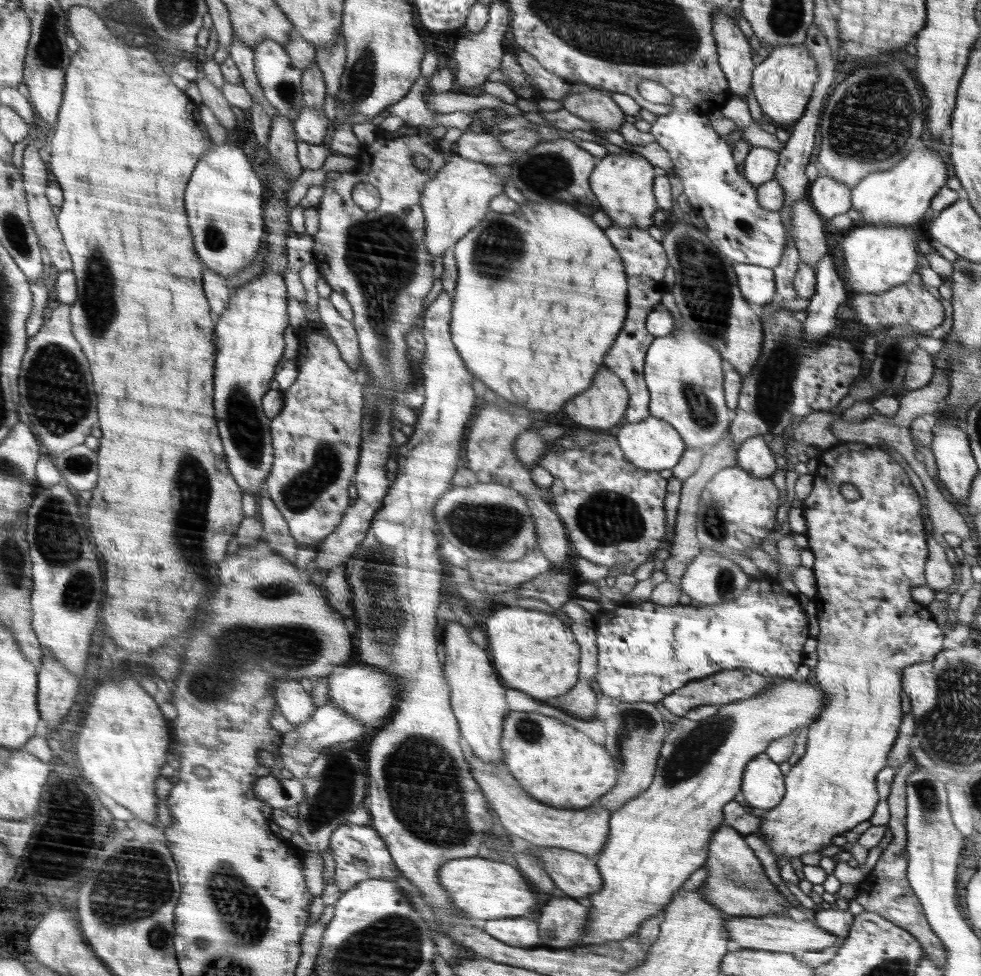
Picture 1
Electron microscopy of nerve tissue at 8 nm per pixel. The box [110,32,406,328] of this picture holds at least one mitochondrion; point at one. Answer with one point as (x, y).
(361, 82)

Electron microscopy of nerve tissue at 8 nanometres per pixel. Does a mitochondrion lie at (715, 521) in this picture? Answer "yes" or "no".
yes

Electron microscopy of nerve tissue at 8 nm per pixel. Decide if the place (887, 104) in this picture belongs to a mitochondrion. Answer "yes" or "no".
yes

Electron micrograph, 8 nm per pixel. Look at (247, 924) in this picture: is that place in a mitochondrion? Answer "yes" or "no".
yes

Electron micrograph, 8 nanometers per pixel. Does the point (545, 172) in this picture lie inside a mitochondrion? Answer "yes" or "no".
yes

